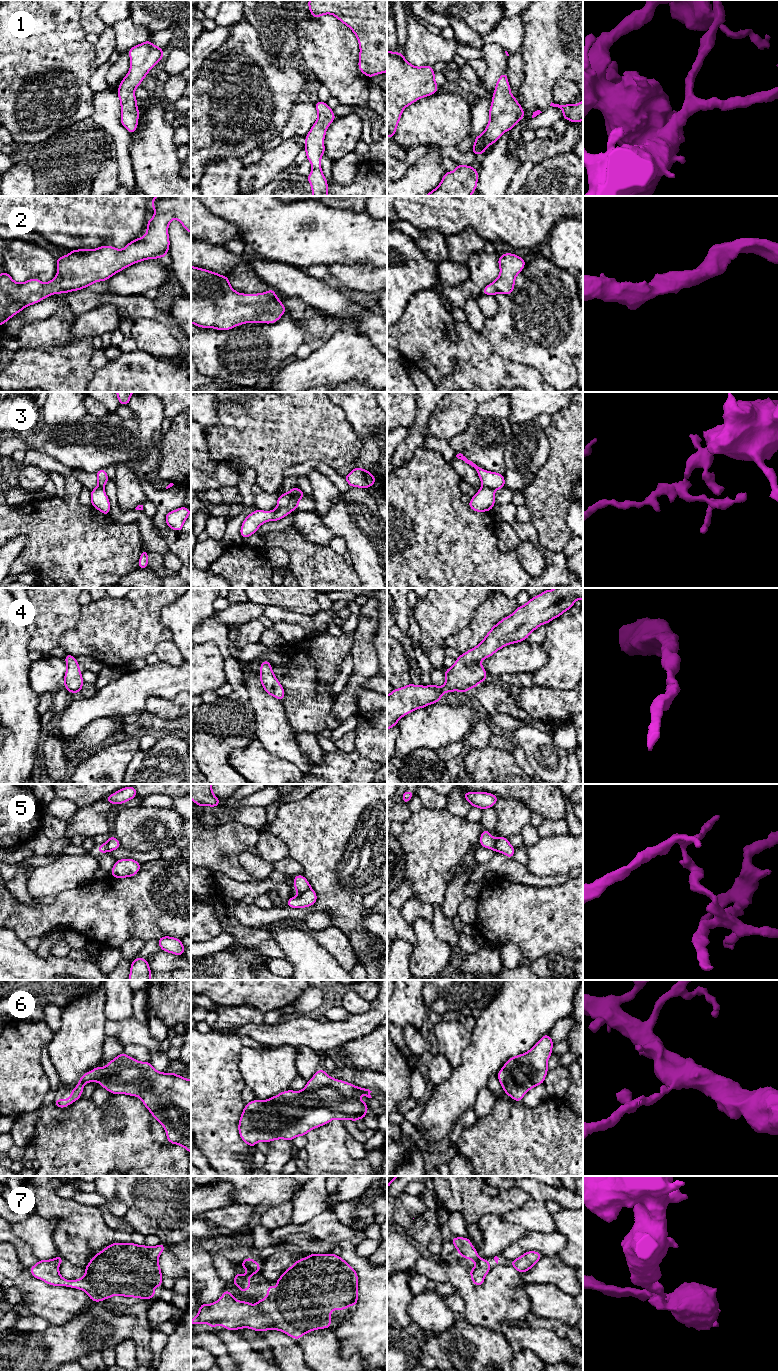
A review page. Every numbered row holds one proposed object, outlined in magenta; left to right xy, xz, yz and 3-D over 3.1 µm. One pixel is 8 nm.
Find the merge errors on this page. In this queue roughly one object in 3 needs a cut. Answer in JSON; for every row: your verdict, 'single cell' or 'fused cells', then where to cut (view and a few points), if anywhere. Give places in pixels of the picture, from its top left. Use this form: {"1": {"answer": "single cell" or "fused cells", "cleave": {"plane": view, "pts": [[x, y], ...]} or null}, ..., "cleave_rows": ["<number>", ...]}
{"1": {"answer": "single cell", "cleave": null}, "2": {"answer": "single cell", "cleave": null}, "3": {"answer": "fused cells", "cleave": {"plane": "xz", "pts": [[298, 488], [290, 501], [281, 506], [272, 519]]}}, "4": {"answer": "single cell", "cleave": null}, "5": {"answer": "fused cells", "cleave": {"plane": "xz", "pts": [[310, 887], [298, 896]]}}, "6": {"answer": "single cell", "cleave": null}, "7": {"answer": "fused cells", "cleave": {"plane": "xz", "pts": [[242, 1262], [256, 1272]]}}, "cleave_rows": ["3", "5", "7"]}

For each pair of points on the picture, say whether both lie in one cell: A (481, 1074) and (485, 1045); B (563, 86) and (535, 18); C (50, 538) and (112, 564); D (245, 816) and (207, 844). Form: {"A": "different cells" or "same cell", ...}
{"A": "same cell", "B": "different cells", "C": "same cell", "D": "different cells"}

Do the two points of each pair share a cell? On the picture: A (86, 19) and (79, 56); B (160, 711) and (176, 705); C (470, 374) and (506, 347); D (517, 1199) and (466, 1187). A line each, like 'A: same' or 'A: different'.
A: different
B: same
C: different
D: same

